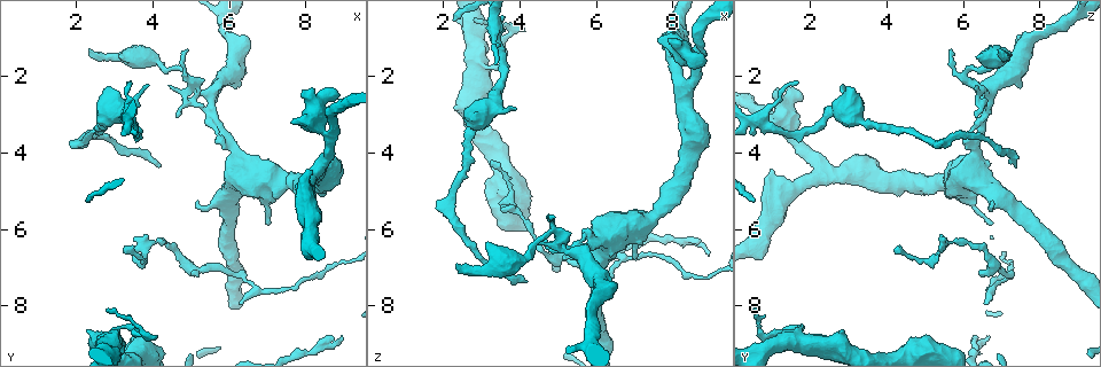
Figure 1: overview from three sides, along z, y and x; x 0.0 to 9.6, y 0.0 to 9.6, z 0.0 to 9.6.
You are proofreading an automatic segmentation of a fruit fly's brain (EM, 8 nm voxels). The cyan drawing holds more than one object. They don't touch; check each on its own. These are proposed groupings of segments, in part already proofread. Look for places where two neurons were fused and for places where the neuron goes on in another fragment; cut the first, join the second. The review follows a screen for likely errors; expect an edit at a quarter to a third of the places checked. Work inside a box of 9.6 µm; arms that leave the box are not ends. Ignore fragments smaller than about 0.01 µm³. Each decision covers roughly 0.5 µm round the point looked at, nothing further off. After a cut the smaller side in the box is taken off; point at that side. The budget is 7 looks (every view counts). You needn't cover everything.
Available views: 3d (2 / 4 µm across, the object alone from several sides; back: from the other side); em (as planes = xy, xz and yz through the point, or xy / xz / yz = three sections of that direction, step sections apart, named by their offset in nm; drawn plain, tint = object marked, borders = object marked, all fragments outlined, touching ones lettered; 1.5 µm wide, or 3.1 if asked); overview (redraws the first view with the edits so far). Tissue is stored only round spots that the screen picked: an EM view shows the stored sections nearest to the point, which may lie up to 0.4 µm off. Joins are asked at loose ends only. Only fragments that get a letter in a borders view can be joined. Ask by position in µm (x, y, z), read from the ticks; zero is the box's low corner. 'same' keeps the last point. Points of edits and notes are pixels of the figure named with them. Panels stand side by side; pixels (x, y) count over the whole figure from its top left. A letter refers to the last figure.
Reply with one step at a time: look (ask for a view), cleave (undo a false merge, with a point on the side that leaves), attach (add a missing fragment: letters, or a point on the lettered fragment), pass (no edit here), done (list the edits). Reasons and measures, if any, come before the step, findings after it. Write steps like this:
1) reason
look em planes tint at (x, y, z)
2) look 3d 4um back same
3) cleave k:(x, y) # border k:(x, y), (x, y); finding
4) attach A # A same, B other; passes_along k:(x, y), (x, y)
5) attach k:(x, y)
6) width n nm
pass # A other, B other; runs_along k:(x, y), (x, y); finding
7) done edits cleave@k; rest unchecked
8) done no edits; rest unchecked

long arm stops here
look em yz step 8 tint at (4.20, 4.25, 7.35)

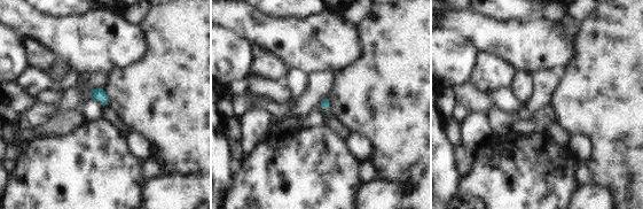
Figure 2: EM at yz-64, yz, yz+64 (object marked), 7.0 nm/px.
cut it another way
look em planes borders same

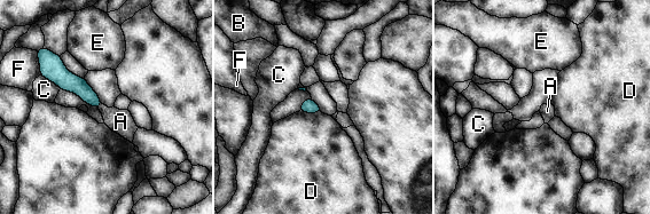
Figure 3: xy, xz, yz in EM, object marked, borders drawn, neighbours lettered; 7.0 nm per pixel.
attach A # A same, B other, C other, D other, E other, F other; passes_along 3:(79, 86), (100, 104), (120, 121); it goes on there

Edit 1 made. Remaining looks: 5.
branch stops here
look 3d 4um at (5.70, 3.80, 6.05)

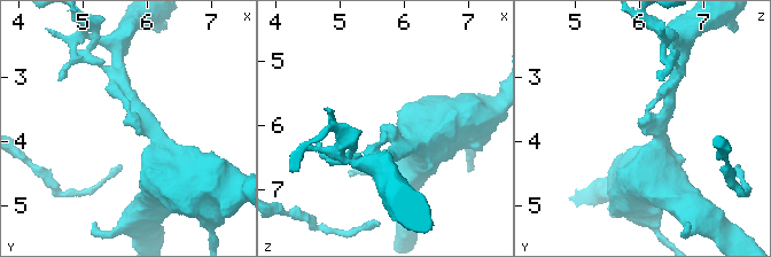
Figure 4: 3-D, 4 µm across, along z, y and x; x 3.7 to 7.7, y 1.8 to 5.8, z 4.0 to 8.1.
arm_widths 200, 320 nm; shape alone is not enough
look em xy step 8 borders at (5.70, 3.80, 6.05)

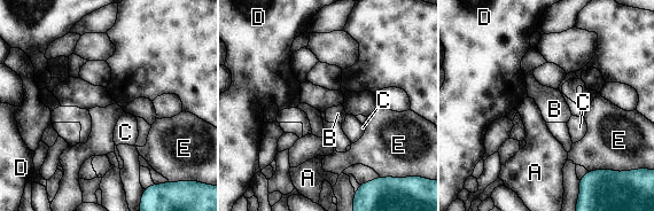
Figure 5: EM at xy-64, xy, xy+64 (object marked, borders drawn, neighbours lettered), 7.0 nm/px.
look em planes borders same

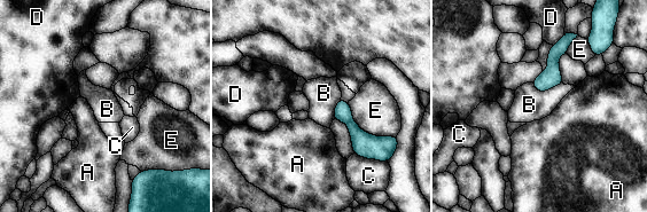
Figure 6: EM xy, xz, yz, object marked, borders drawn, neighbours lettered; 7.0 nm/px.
cleave 6:(343, 114) # A other, B other, C other, D other, E other; part_leaving 6:(570, 36), (540, 88); two neurons meet here

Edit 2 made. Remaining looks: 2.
done edits attach@3, cleave@6; rest unchecked

